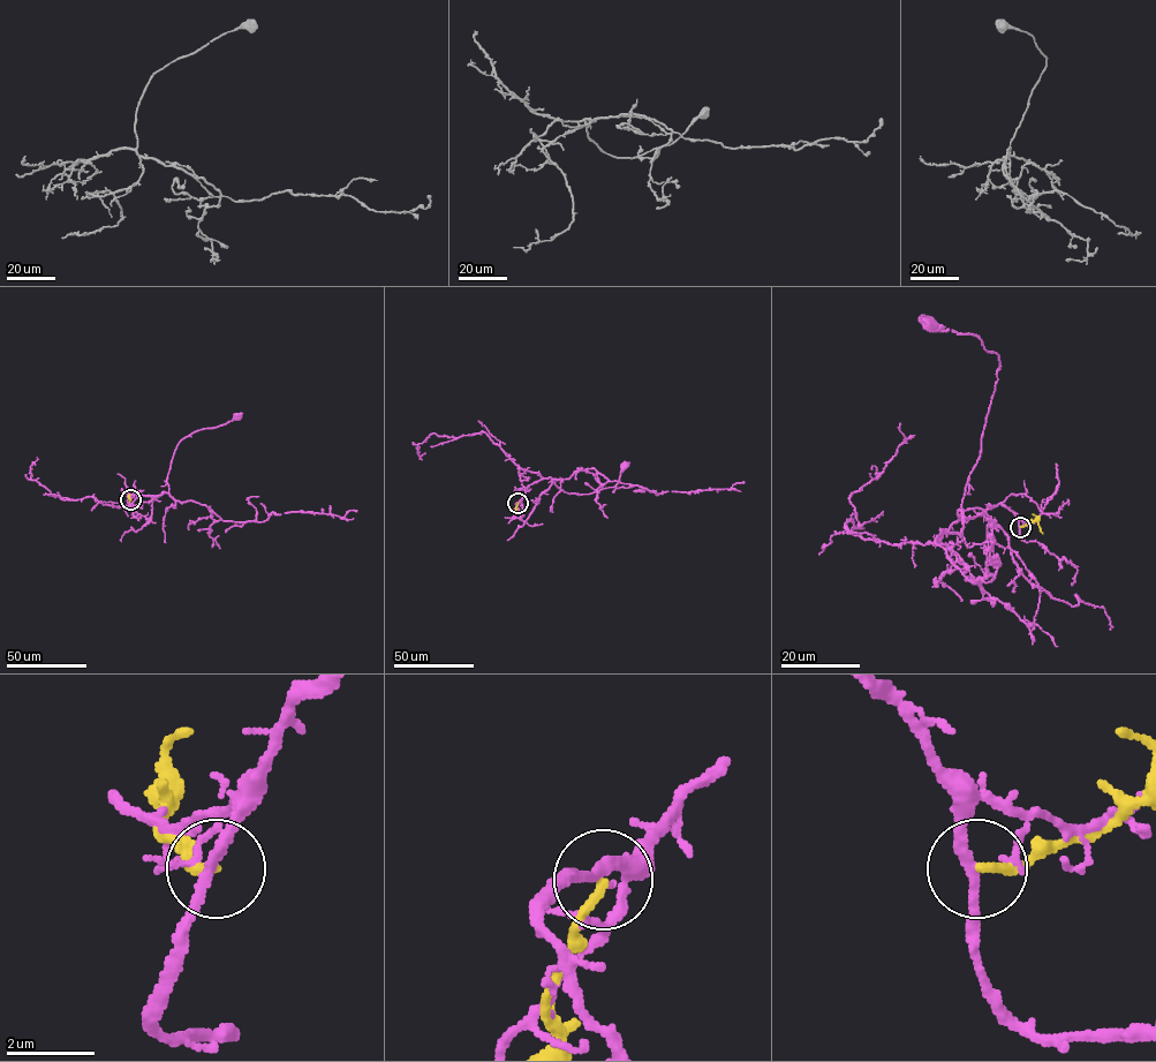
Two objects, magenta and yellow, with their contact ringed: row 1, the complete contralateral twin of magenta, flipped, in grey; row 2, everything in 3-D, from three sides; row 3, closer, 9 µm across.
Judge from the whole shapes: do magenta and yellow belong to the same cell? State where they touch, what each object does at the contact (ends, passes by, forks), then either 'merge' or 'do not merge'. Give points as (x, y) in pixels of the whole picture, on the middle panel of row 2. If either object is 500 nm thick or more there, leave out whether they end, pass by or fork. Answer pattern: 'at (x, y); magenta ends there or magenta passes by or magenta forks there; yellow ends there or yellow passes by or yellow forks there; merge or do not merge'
at (518, 503); magenta passes by; yellow ends there; do not merge

